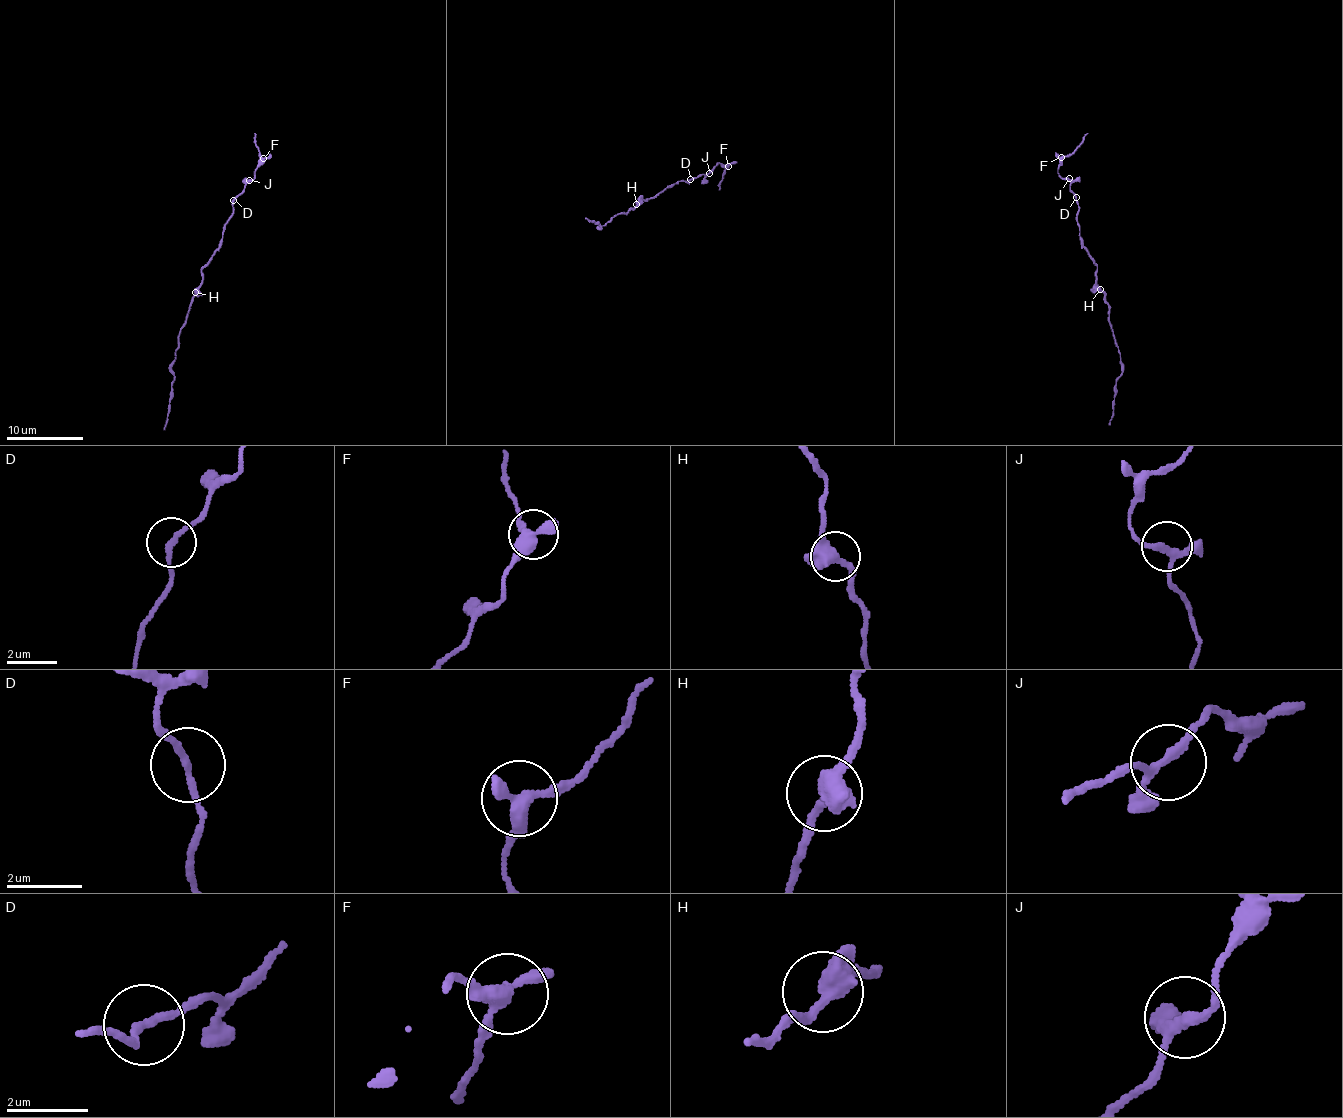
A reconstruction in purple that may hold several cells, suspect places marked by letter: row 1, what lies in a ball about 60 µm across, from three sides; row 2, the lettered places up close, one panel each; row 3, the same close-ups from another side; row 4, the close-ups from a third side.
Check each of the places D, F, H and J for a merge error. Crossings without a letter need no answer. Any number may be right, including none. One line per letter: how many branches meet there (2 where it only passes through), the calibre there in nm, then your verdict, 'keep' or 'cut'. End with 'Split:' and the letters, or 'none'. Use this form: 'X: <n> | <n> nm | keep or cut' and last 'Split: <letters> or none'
D: 2 | 180 nm | keep
F: 3 | 340 nm | keep
H: 3 | 400 nm | keep
J: 3 | 200 nm | keep
Split: none

